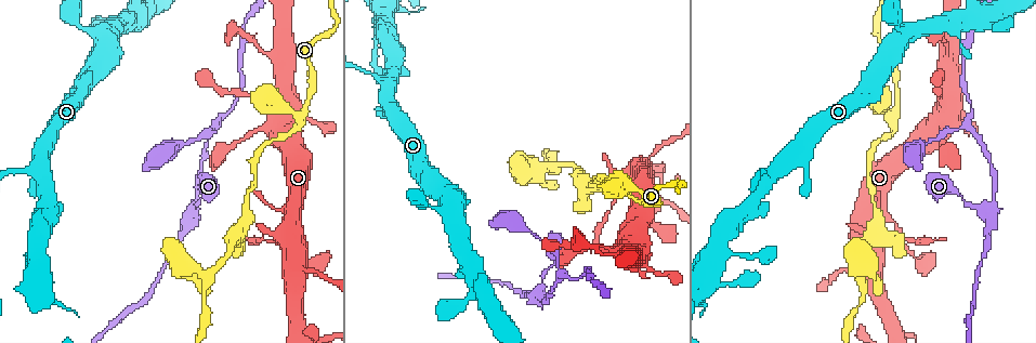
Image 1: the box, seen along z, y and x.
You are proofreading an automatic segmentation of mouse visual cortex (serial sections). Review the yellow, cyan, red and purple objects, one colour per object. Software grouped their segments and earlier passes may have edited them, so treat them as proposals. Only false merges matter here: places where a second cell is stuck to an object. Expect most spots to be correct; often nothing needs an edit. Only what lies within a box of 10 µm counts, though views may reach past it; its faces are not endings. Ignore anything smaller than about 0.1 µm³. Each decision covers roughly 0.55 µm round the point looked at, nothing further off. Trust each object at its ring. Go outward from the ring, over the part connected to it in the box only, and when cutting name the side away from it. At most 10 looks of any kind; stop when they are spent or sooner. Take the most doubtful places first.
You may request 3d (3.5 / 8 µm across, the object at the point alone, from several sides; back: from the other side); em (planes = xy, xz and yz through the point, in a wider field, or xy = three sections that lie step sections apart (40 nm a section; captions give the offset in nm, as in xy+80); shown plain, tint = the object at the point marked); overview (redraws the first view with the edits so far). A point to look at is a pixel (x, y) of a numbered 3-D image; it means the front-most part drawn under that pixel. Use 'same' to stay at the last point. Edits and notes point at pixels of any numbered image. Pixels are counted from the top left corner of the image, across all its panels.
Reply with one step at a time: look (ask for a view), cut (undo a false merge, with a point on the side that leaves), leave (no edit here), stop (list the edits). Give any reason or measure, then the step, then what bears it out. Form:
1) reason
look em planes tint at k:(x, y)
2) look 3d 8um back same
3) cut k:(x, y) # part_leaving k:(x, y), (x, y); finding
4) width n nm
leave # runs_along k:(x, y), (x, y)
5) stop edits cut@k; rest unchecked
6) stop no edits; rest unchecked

side arm on a straight run
look 3d 3.5um at 1:(986, 207)

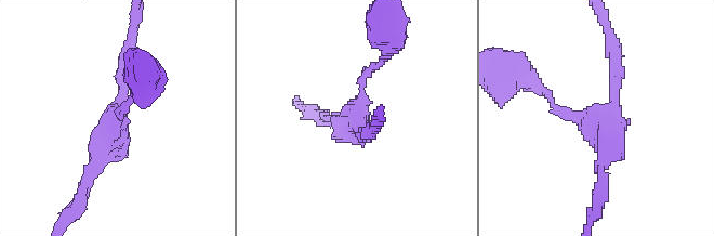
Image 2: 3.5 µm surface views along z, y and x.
arms 3; arm_widths 150, 200, 250 nm
look em xy step 2 tint at 2:(595, 120)

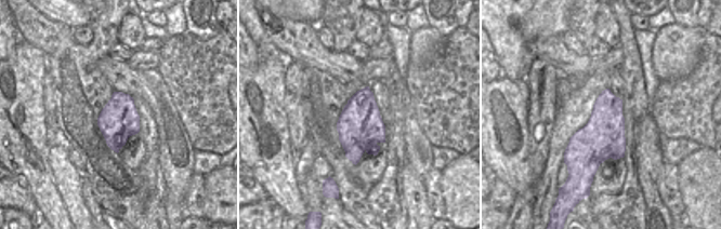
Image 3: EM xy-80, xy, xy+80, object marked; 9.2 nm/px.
leave # all the same cell

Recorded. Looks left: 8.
a narrow waist
look em xy step 5 tint at 1:(557, 277)

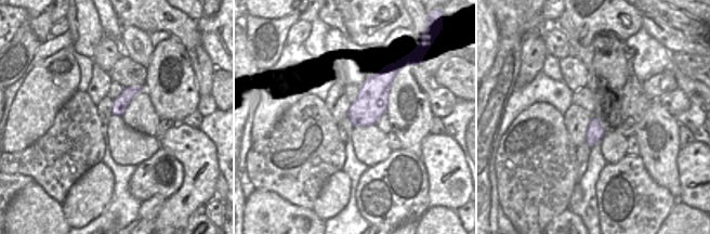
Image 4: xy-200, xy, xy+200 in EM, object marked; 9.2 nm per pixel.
see where the arms go
look 3d 3.5um same

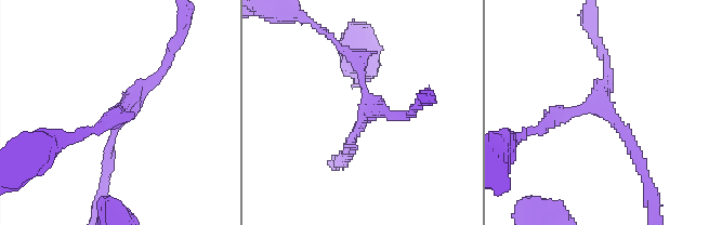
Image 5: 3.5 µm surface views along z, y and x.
width 300 nm
leave # runs_along 5:(642, 164), (603, 107), (546, 124); continuous, no second cell

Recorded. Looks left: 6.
thick turns thin
look 3d 8um at 1:(306, 268)

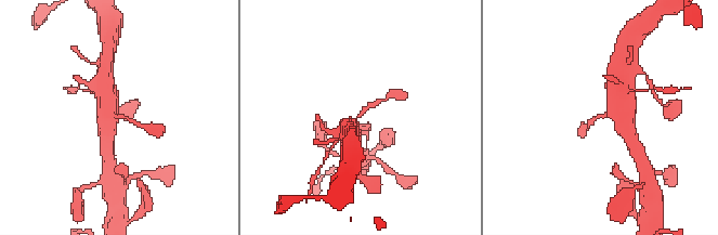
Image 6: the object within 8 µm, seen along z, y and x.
closer look
look 3d 3.5um same

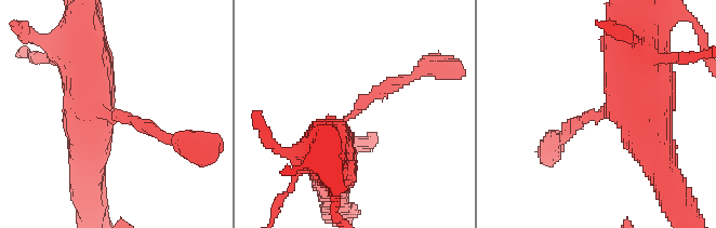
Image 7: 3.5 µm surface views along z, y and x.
arm_widths 150, 700 nm
look em xy step 3 tint at 7:(354, 115)

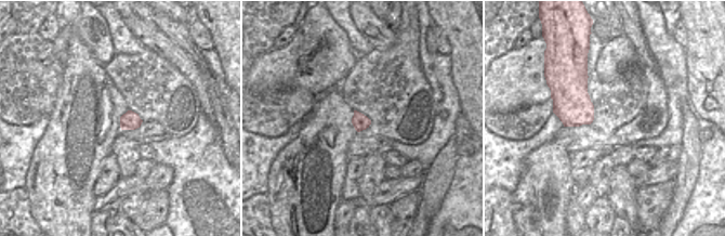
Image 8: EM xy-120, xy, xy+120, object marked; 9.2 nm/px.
width 150 nm
leave # runs_along 7:(330, 150), (356, 109), (410, 79); all the same cell

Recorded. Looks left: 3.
two arms in line, one across
look 3d 3.5um at 1:(274, 56)

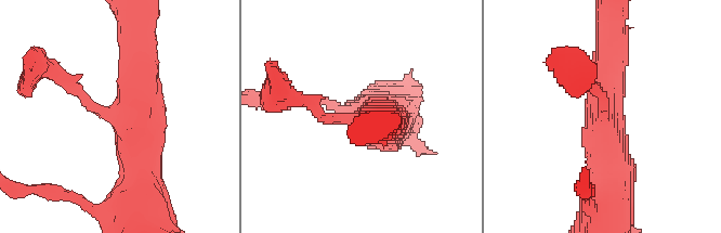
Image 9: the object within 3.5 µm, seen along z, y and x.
arms 3; arm_widths 150, 500, 700 nm; need the tissue
look em planes plain at 9:(120, 121)

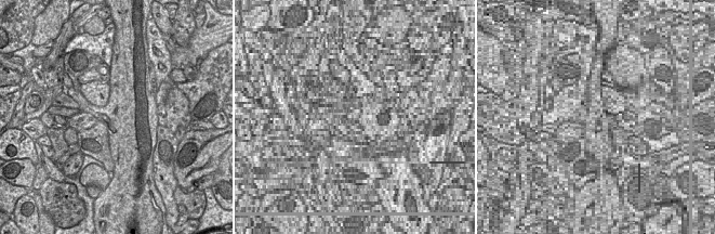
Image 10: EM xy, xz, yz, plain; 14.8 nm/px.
where the object lies
look em planes tint same

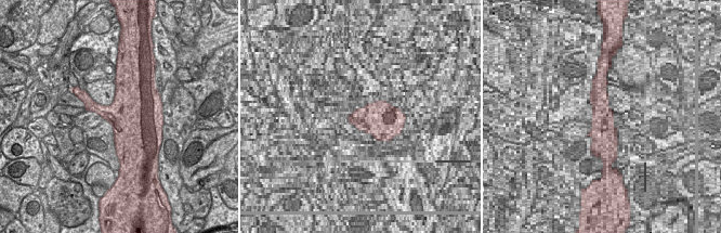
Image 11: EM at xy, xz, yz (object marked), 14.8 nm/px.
leave # runs_along 9:(139, 205), (135, 59); continuous, no second cell

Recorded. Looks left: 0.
stop no edits; rest unchecked

